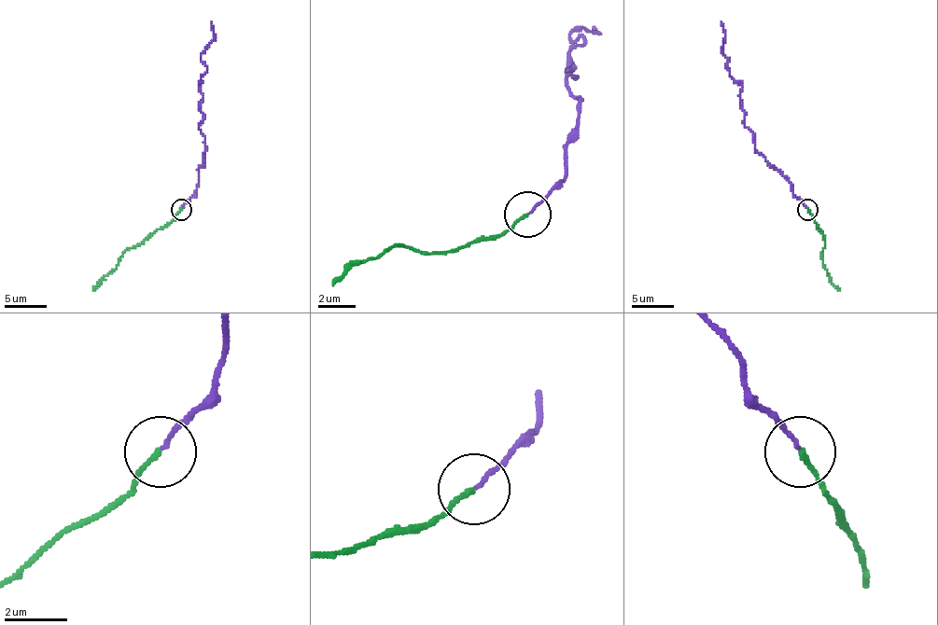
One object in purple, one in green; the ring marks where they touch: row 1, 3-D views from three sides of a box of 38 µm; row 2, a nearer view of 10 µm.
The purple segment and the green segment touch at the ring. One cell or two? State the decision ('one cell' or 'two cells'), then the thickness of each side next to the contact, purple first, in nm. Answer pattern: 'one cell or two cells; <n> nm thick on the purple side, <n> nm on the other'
two cells; 130 nm thick on the purple side, 160 nm on the other

